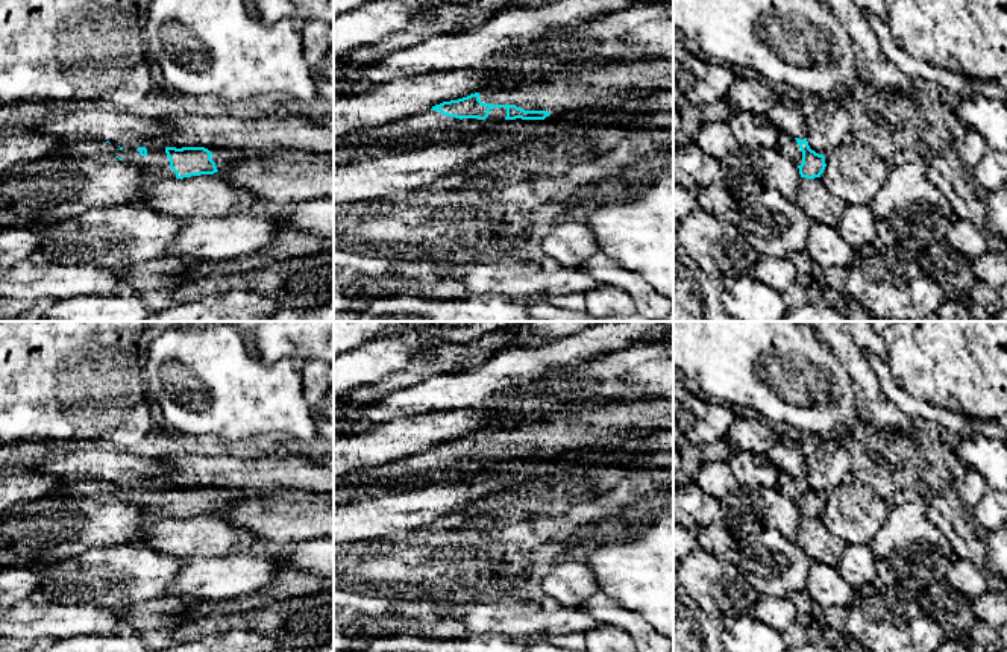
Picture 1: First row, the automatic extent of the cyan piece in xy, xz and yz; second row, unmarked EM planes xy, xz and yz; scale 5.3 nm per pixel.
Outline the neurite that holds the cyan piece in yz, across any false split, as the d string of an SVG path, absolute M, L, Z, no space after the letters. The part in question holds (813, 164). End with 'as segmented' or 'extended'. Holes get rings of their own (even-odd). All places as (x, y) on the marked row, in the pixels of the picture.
M784 135L778 139L776 150L798 165L801 177L820 177L827 167L825 156L811 150L807 138L799 139Z; extended

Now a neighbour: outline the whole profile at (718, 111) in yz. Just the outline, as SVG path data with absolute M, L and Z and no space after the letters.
M726 99L699 106L704 123L723 121L728 123L736 109L731 108Z

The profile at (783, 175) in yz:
M761 147L754 158L757 161L757 187L773 188L793 200L802 179L798 165L776 149Z

